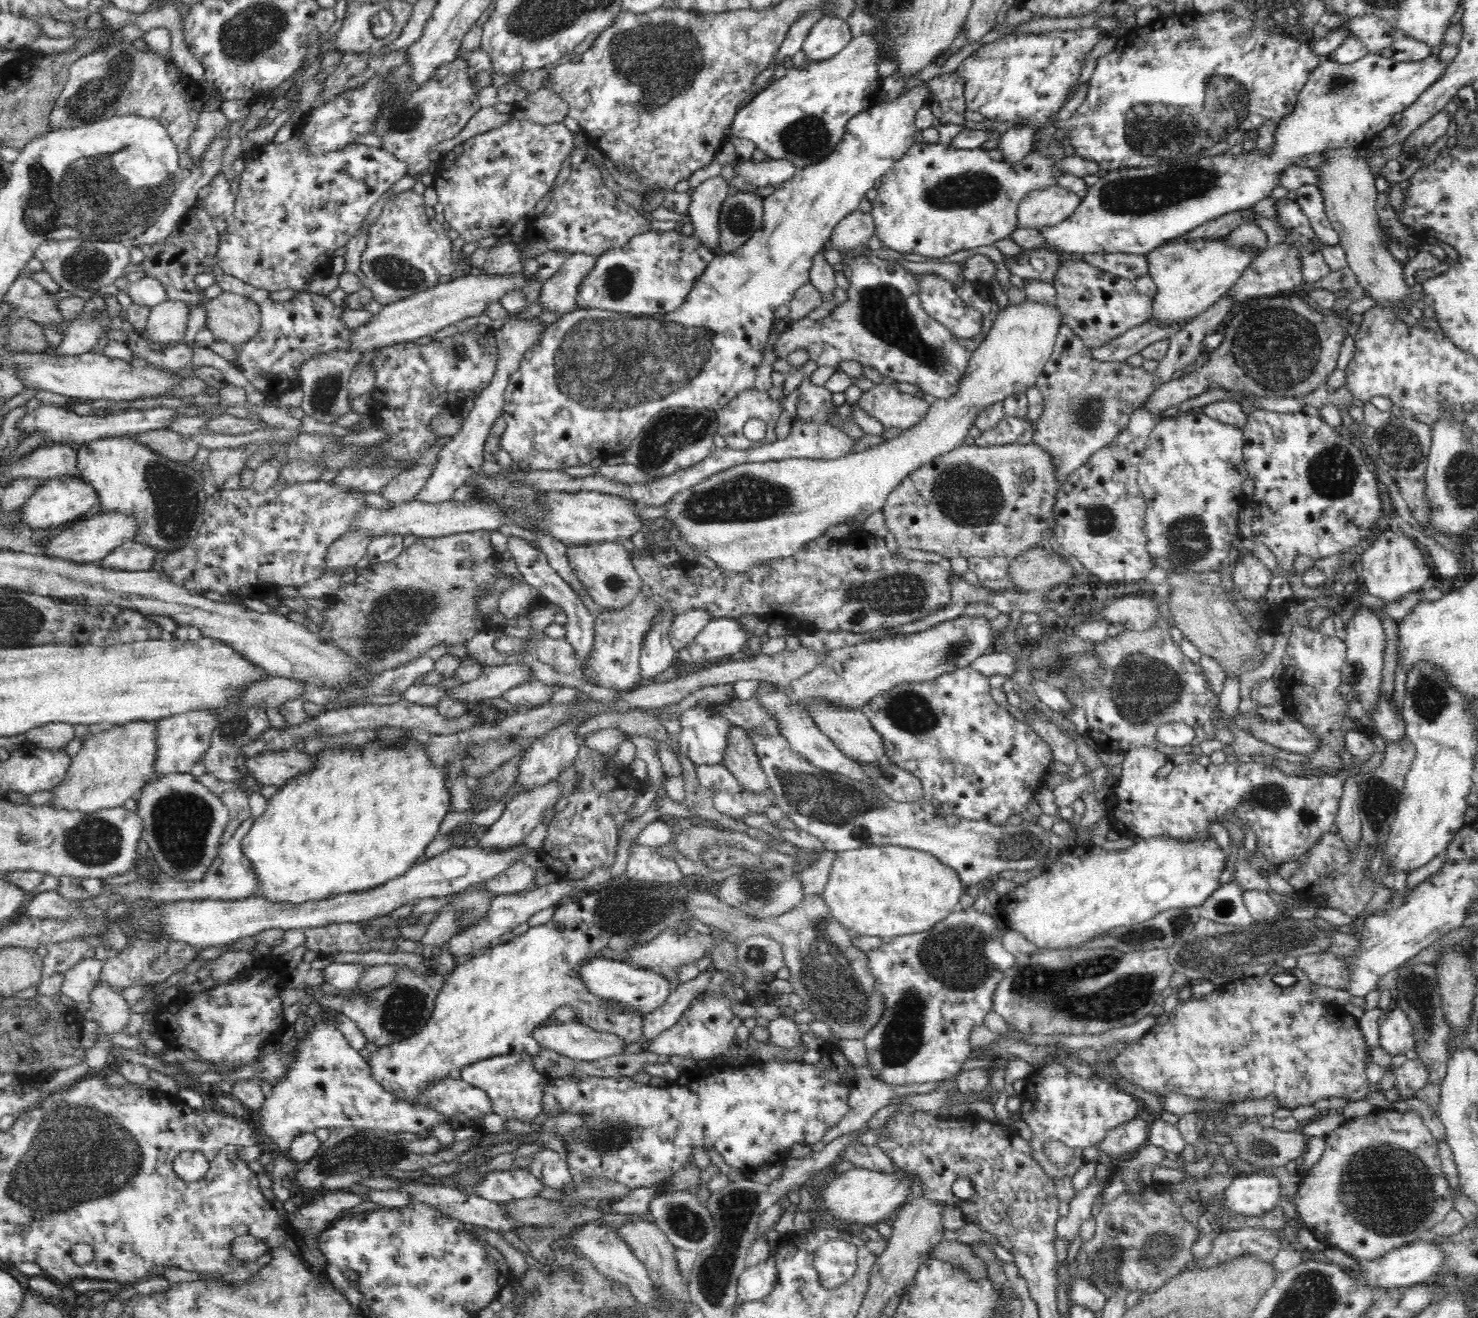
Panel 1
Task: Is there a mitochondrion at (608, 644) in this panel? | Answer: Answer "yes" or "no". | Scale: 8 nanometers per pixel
no

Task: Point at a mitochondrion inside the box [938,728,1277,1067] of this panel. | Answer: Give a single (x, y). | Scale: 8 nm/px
(1090, 992)

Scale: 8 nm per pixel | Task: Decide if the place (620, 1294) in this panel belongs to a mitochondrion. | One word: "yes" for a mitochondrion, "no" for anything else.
yes

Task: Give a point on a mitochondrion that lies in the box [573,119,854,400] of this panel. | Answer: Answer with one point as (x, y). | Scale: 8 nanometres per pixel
(739, 218)

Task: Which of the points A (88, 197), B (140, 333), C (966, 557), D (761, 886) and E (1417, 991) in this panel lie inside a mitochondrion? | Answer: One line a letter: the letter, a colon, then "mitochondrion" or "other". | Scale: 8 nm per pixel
A: mitochondrion
B: other
C: other
D: mitochondrion
E: mitochondrion

